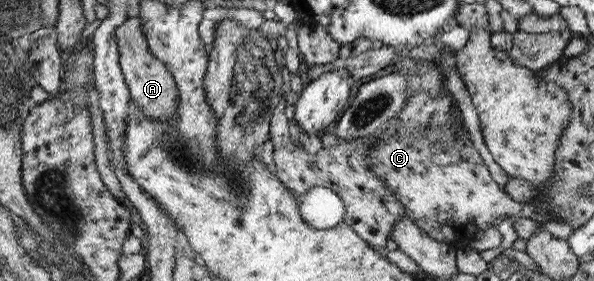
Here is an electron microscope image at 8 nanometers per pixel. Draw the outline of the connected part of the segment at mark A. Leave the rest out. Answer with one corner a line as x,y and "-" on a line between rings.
130,17
113,33
119,57
119,68
130,94
130,101
152,119
168,120
175,114
177,89
167,69
148,51
145,37
141,33
139,17

